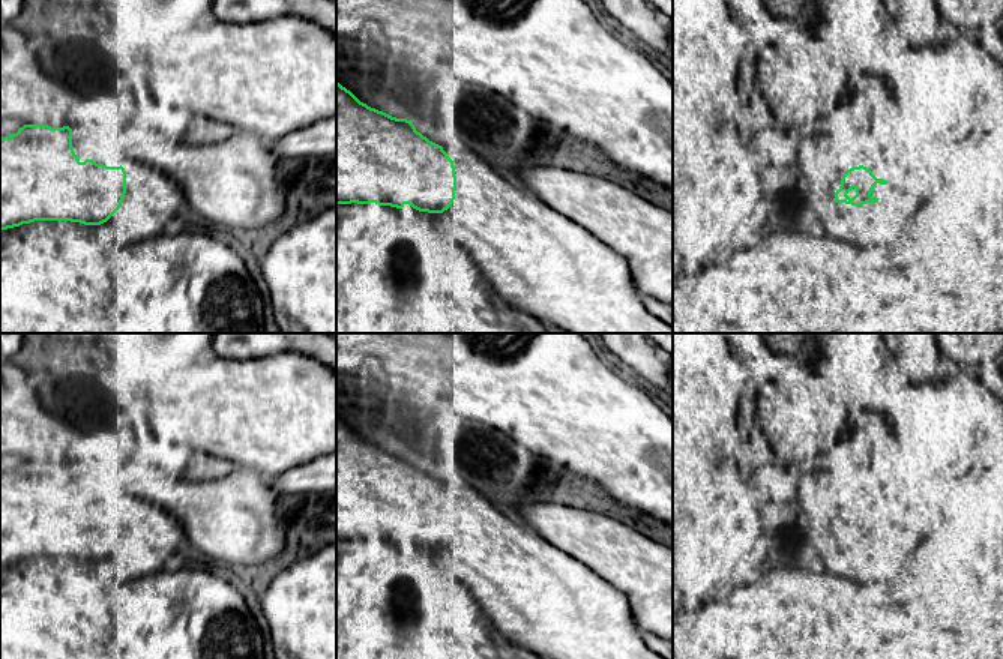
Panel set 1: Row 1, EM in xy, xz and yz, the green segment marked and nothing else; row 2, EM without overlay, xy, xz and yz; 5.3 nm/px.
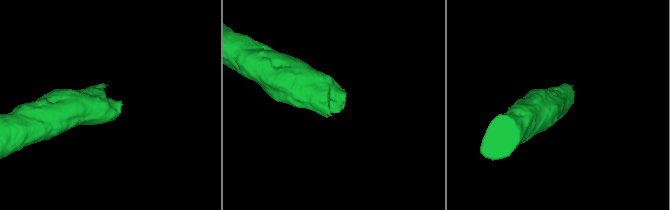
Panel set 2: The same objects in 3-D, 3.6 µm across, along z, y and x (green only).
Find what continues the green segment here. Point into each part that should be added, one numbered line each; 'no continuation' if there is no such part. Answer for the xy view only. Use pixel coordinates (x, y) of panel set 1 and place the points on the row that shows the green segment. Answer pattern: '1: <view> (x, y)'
1: xy (153, 200)

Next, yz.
1: yz (870, 224)

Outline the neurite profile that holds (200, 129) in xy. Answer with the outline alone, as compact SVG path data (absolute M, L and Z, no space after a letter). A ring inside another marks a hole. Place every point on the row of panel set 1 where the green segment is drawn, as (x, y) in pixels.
M195 114L186 126L183 143L192 146L213 144L227 140L234 132L236 129L230 125Z

